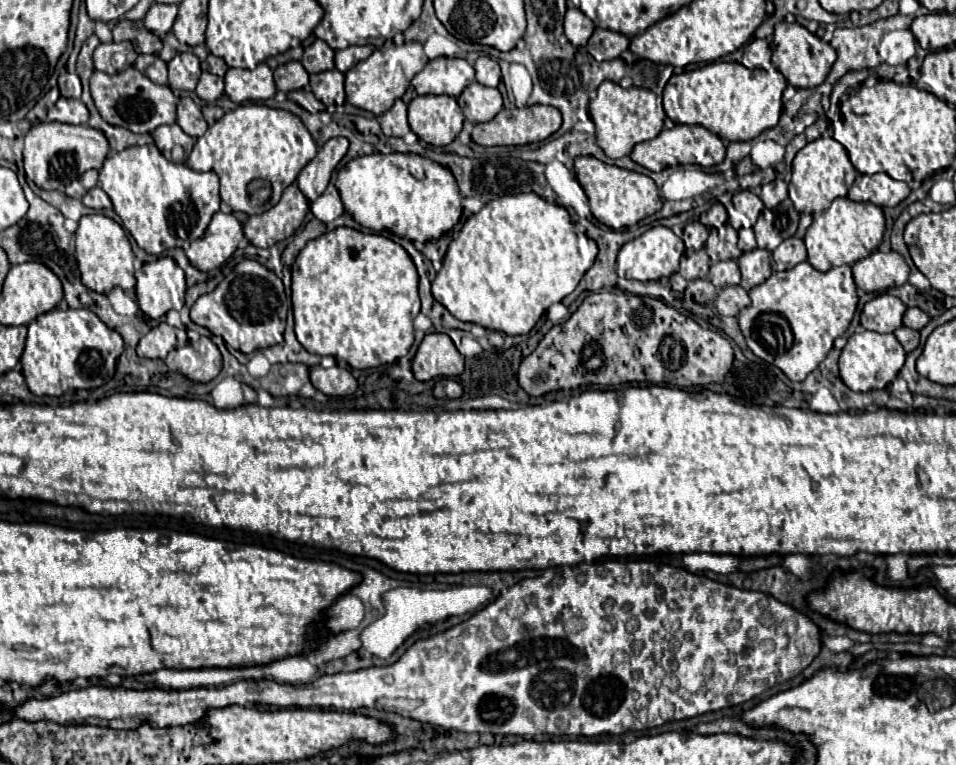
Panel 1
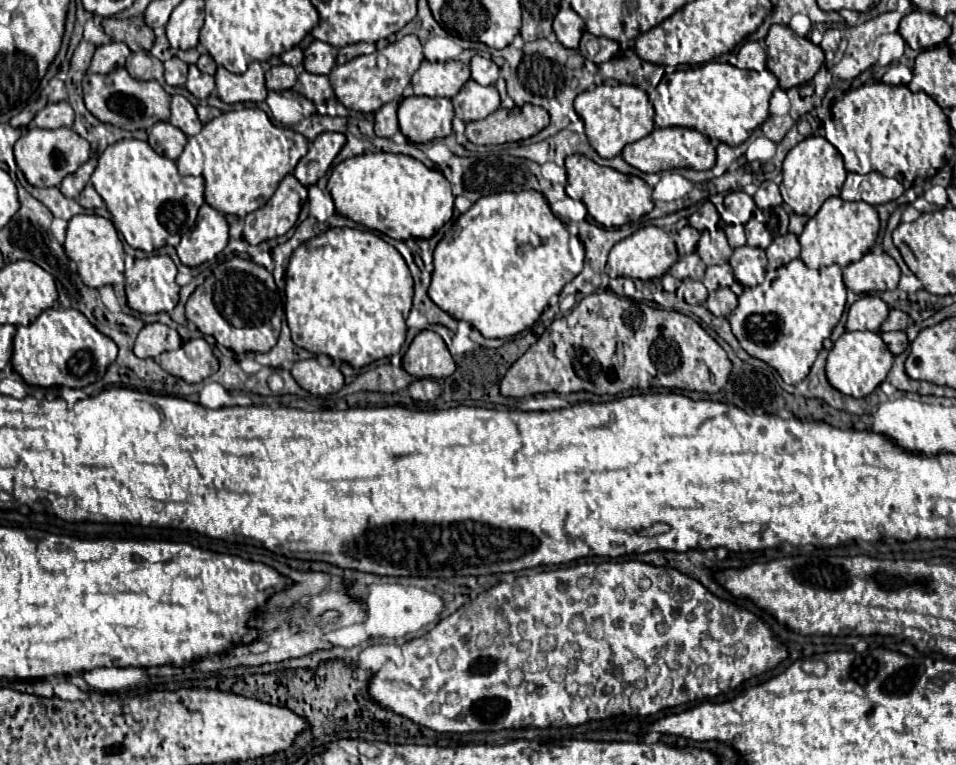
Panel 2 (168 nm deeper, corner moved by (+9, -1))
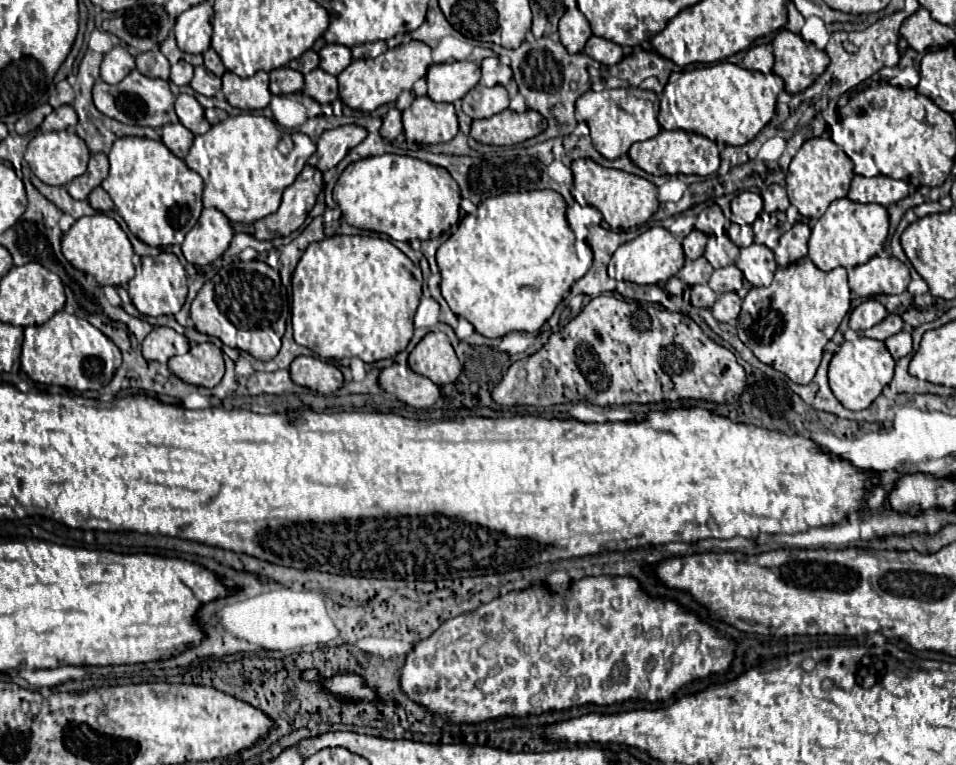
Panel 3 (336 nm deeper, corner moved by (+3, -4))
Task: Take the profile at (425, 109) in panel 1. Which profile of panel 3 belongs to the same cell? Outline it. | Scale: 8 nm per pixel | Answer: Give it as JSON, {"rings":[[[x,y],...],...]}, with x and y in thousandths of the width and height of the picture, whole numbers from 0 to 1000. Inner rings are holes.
{"rings":[[[449,125],[434,128],[432,136],[422,144],[422,170],[428,186],[470,186],[478,175],[476,141],[468,133],[453,133]]]}

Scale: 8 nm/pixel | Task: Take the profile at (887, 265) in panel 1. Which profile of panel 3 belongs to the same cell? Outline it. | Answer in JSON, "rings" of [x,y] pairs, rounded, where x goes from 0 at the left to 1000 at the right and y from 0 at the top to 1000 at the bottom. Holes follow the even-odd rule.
{"rings":[[[915,335],[888,353],[888,376],[901,390],[917,384],[942,384],[951,371],[951,350],[934,335]]]}

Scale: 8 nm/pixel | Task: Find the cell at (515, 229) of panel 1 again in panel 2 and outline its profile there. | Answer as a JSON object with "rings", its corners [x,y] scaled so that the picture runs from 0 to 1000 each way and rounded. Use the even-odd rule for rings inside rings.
{"rings":[[[564,250],[545,252],[518,252],[503,258],[488,278],[484,278],[470,307],[465,307],[453,329],[453,365],[449,375],[449,388],[465,409],[476,417],[486,417],[505,441],[535,441],[553,430],[574,391],[599,362],[609,354],[612,340],[612,323],[607,312],[597,308],[593,298],[576,276],[572,260]]]}

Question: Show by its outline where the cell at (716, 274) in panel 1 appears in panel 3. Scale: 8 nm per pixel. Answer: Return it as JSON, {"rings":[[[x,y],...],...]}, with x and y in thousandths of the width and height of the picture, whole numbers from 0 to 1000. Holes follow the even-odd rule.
{"rings":[[[758,348],[746,356],[742,366],[742,376],[750,384],[756,382],[771,382],[777,371],[777,356],[771,348]]]}

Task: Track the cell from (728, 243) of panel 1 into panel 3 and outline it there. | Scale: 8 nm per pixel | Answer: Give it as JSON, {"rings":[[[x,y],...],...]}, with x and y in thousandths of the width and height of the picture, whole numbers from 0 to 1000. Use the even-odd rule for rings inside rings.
{"rings":[[[759,303],[755,308],[740,307],[740,324],[737,324],[737,337],[746,348],[746,356],[758,348],[770,348],[773,335],[773,324],[764,314]]]}

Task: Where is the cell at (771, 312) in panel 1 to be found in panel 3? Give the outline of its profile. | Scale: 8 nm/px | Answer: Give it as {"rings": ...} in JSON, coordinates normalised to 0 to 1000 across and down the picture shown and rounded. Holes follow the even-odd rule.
{"rings":[[[840,337],[825,350],[813,350],[811,369],[804,376],[786,376],[777,392],[771,416],[773,444],[798,473],[825,492],[832,502],[846,502],[857,481],[863,450],[871,442],[880,418],[890,403],[890,379],[886,374],[886,356],[882,361],[865,361],[846,337]]]}

